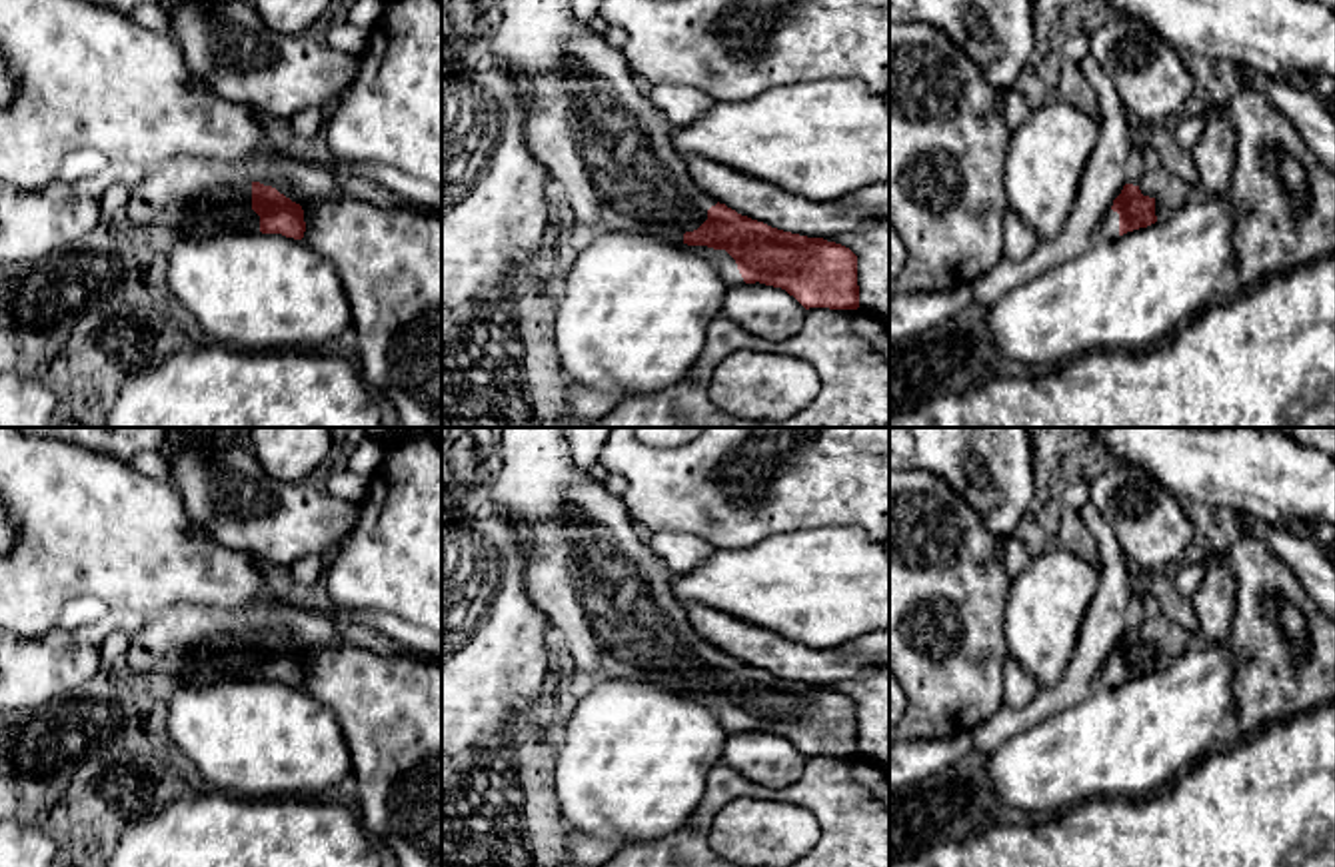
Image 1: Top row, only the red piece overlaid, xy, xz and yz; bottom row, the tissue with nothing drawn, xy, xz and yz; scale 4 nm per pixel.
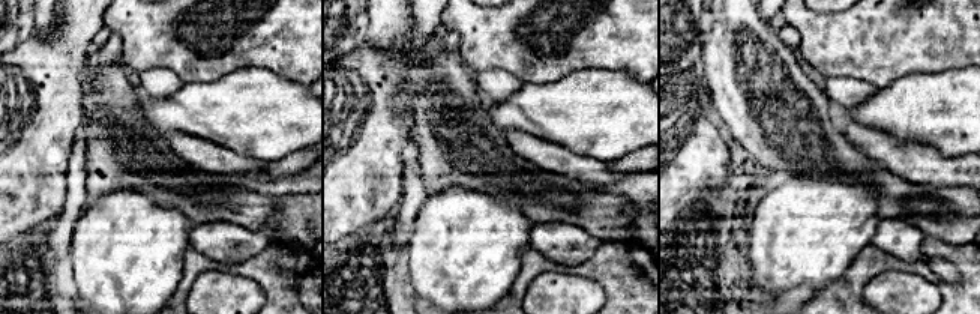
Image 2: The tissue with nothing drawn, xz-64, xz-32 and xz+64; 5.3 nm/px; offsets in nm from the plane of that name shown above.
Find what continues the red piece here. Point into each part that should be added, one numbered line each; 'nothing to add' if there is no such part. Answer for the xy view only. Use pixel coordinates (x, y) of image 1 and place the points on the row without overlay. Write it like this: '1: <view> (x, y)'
1: xy (186, 644)

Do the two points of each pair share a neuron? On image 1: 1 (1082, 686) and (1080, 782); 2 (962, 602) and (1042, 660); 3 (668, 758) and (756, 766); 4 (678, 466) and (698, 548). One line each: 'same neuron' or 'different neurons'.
1: different neurons
2: different neurons
3: different neurons
4: different neurons

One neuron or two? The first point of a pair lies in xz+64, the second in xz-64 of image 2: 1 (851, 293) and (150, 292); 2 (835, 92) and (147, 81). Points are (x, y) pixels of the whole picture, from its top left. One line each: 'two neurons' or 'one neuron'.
1: two neurons
2: one neuron

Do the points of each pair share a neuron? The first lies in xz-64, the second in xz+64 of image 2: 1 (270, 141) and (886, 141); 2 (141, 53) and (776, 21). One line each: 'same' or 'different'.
1: different
2: different

